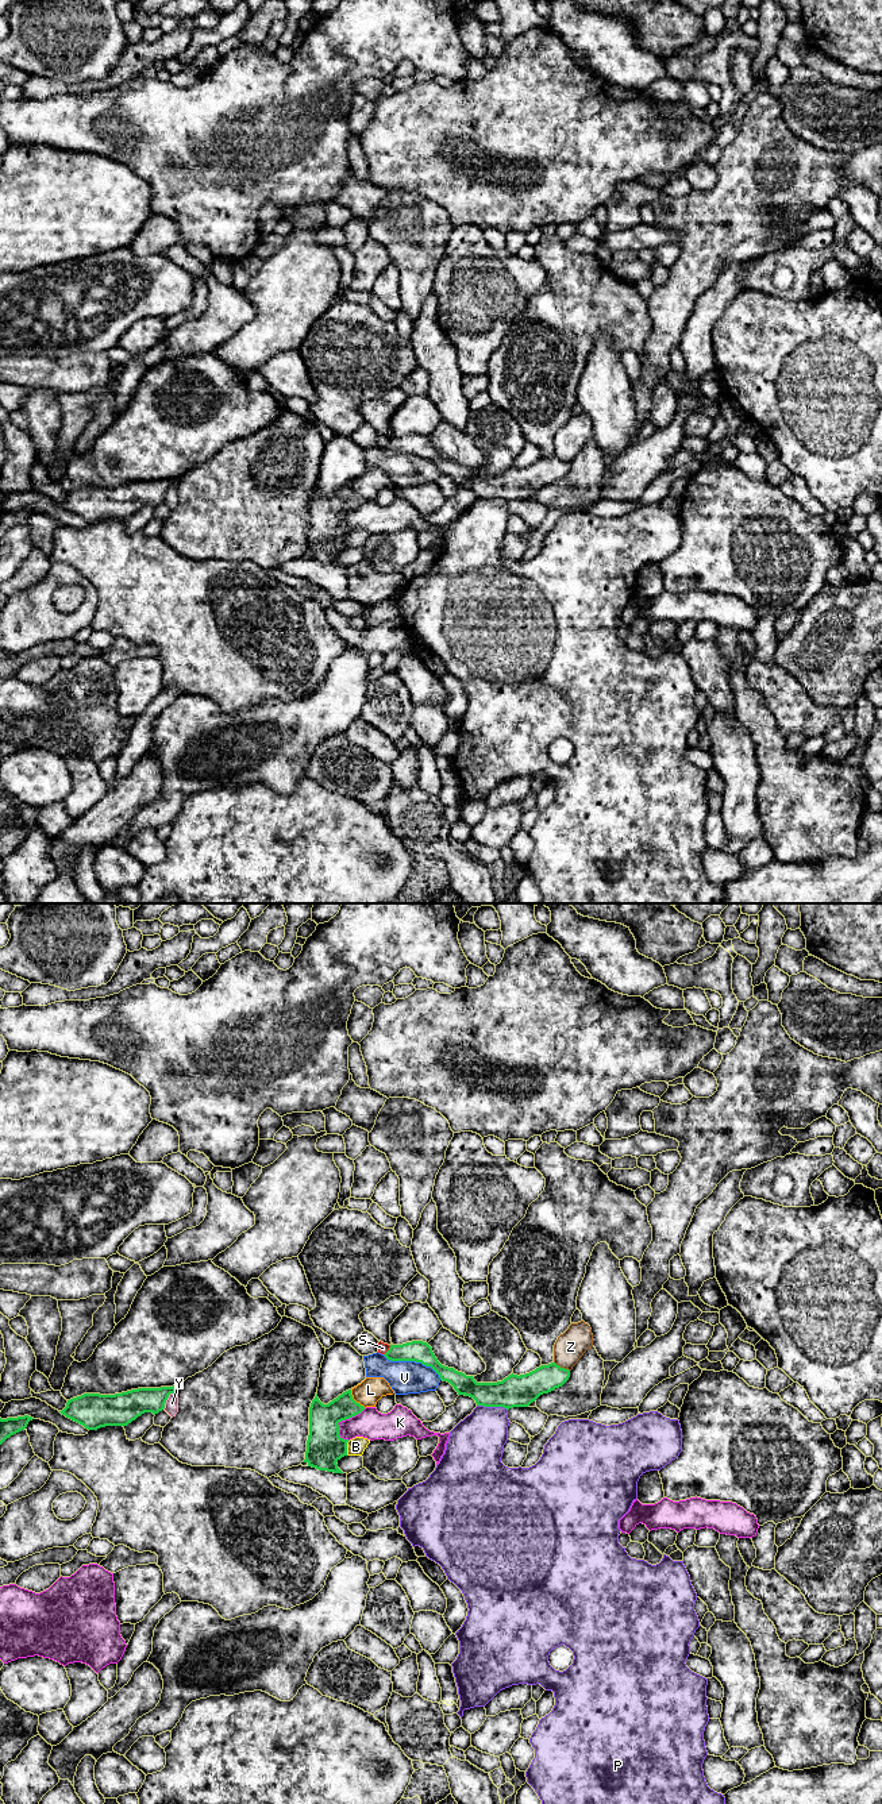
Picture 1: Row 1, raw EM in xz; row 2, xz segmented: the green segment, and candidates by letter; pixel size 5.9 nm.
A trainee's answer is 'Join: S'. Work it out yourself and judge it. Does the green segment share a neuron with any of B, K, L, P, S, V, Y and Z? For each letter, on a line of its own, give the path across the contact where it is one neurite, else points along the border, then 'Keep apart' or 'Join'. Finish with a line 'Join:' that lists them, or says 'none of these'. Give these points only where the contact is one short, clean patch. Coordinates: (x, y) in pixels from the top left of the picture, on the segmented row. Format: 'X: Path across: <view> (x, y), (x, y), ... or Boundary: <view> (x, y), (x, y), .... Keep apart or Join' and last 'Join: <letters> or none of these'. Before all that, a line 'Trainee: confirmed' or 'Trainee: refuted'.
Trainee: refuted
B: Keep apart
K: Keep apart
L: Keep apart
P: Keep apart
S: Boundary: xz (391, 1345), (384, 1355). Keep apart
V: Keep apart
Y: Keep apart
Z: Keep apart
Join: none of these

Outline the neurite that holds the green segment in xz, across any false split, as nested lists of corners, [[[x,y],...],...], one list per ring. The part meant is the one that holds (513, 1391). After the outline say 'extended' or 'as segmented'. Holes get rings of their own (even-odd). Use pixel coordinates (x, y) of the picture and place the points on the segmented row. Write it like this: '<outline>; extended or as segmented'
[[[423,1341],[390,1345],[384,1354],[390,1361],[415,1361],[431,1367],[440,1380],[450,1383],[458,1395],[470,1396],[477,1406],[484,1407],[528,1407],[540,1395],[562,1387],[570,1377],[570,1371],[555,1362],[542,1365],[525,1375],[509,1375],[497,1383],[477,1383],[473,1376],[442,1365],[432,1348]]]; as segmented

